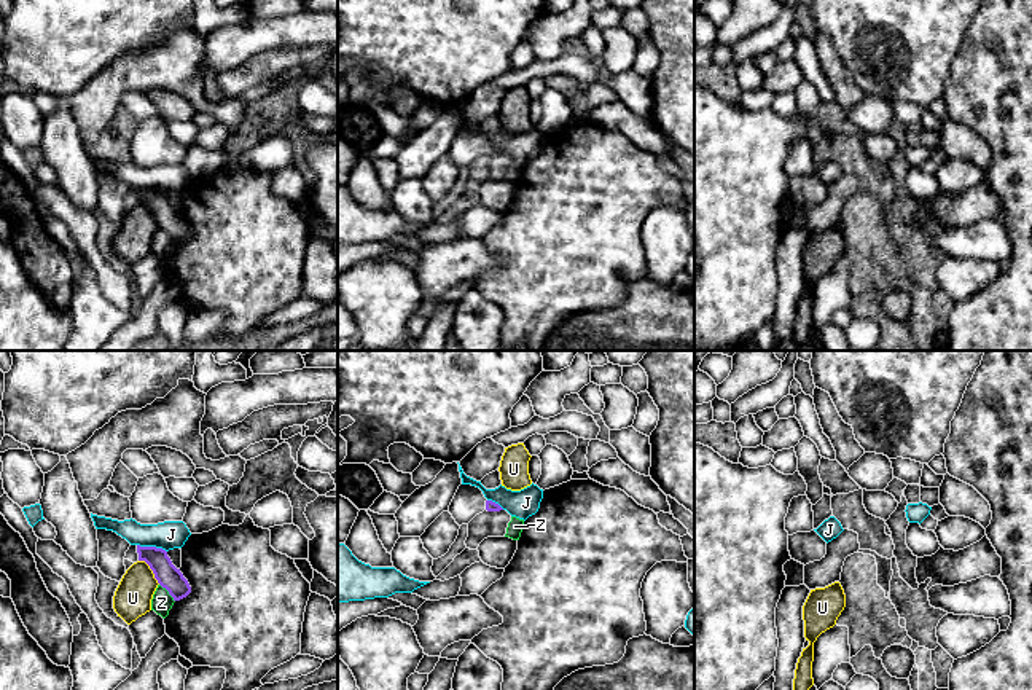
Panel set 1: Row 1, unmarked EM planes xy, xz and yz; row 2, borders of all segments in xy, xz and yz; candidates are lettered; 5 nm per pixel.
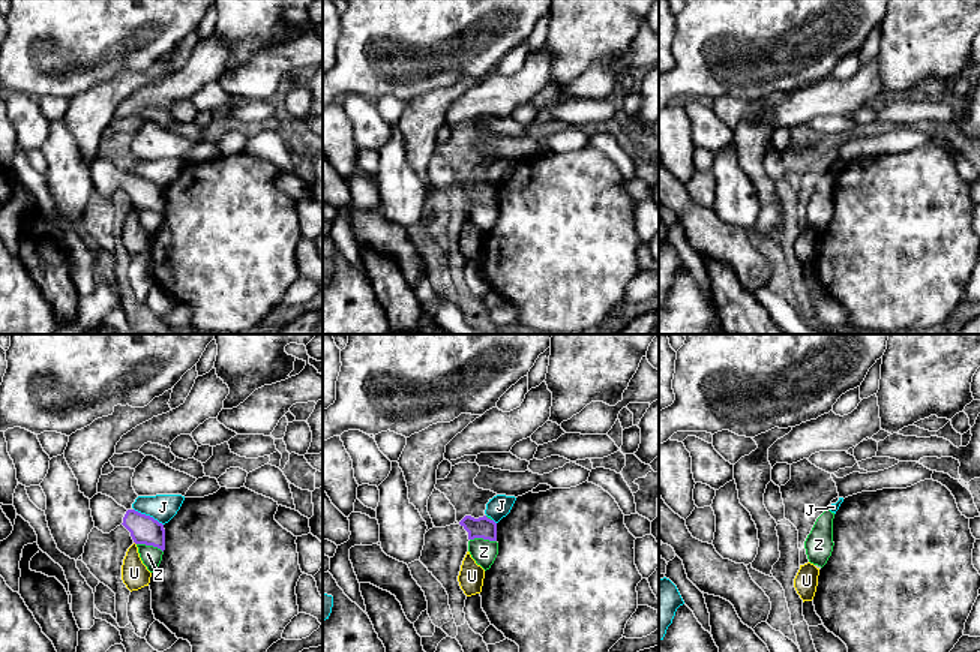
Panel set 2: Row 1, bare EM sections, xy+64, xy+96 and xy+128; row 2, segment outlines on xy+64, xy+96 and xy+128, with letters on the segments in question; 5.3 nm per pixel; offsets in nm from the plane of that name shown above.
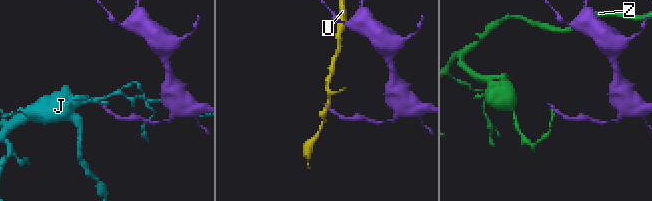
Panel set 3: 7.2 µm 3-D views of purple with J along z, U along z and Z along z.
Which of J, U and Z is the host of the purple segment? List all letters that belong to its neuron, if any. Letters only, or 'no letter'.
no letter

